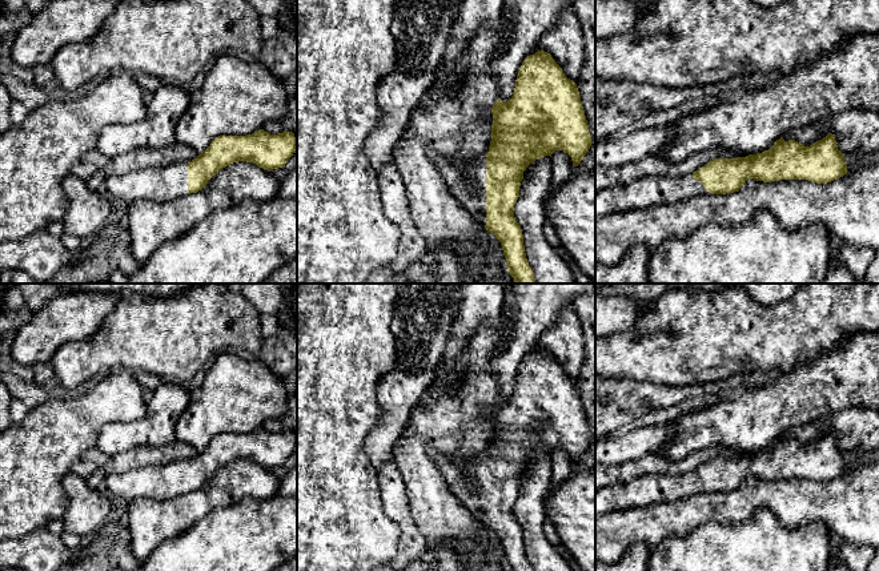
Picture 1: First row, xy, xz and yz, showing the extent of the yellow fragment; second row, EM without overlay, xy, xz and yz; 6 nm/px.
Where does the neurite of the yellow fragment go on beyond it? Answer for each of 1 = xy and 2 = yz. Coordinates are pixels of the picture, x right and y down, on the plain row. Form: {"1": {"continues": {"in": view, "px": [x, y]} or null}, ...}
{"1": {"continues": {"in": "xy", "px": [163, 482]}}, "2": {"continues": {"in": "yz", "px": [651, 489]}}}

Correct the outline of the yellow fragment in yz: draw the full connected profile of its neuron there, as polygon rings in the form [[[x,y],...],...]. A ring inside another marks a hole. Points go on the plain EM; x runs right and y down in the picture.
[[[828,431],[810,445],[783,435],[762,451],[715,457],[697,470],[679,475],[649,474],[595,491],[595,520],[609,512],[674,502],[695,494],[738,490],[748,476],[772,480],[808,478],[827,482],[847,473],[844,453]]]

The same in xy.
[[[260,427],[246,434],[218,434],[216,435],[202,453],[192,459],[181,459],[161,466],[143,466],[120,474],[109,474],[105,476],[103,490],[112,498],[121,498],[131,503],[137,498],[150,498],[156,500],[166,500],[182,494],[197,491],[208,479],[222,466],[238,461],[253,461],[265,469],[285,466],[286,459],[296,449],[296,435],[293,430],[282,430],[270,433]]]

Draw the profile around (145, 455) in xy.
[[[176,439],[169,446],[141,446],[113,455],[101,471],[107,475],[120,474],[143,466],[161,466],[181,459],[192,459],[197,454],[192,446]]]

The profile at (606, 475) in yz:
[[[705,449],[682,459],[671,459],[658,453],[647,453],[637,459],[619,463],[595,463],[595,491],[610,486],[623,484],[649,474],[686,474],[697,470],[715,457],[736,457],[746,454],[747,453],[731,449]]]

